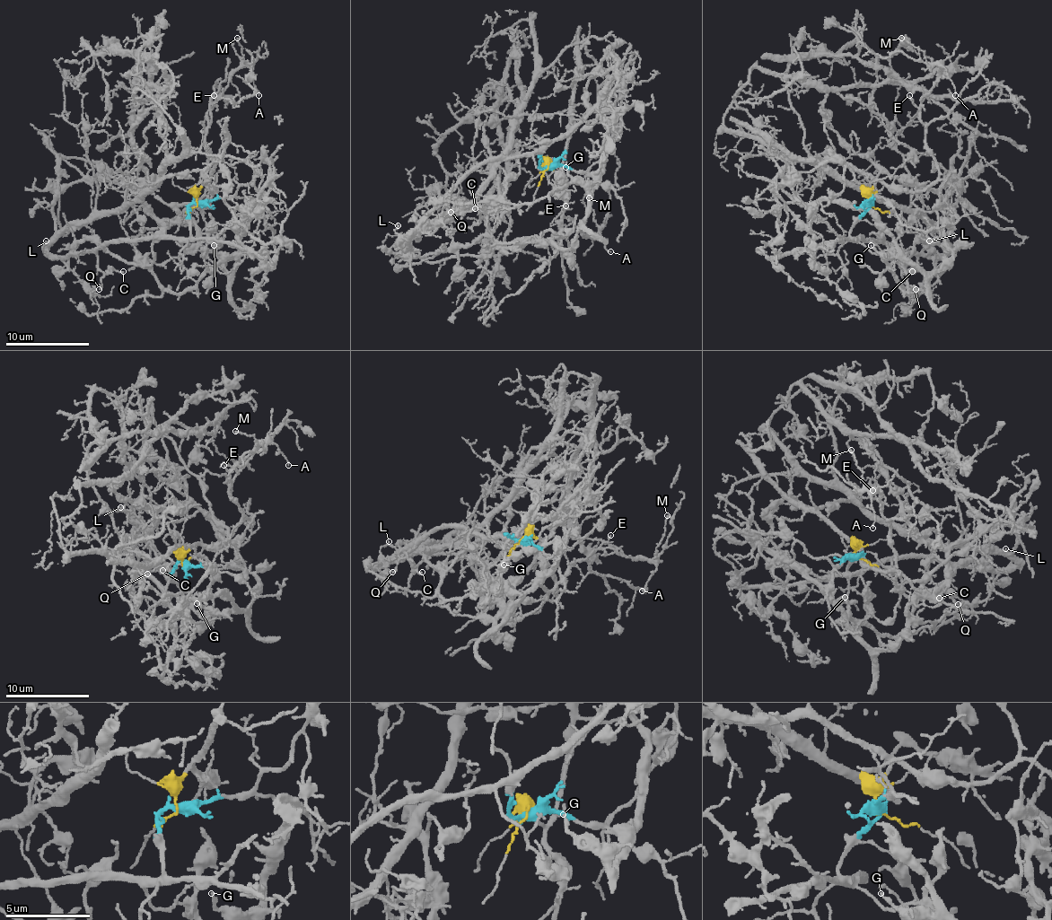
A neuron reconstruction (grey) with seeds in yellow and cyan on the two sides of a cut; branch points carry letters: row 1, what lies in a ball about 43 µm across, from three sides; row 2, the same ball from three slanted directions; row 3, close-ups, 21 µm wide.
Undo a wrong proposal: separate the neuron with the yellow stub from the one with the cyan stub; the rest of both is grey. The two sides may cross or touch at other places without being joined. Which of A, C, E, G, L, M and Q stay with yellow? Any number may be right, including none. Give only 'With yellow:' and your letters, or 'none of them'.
With yellow: A, E, M

